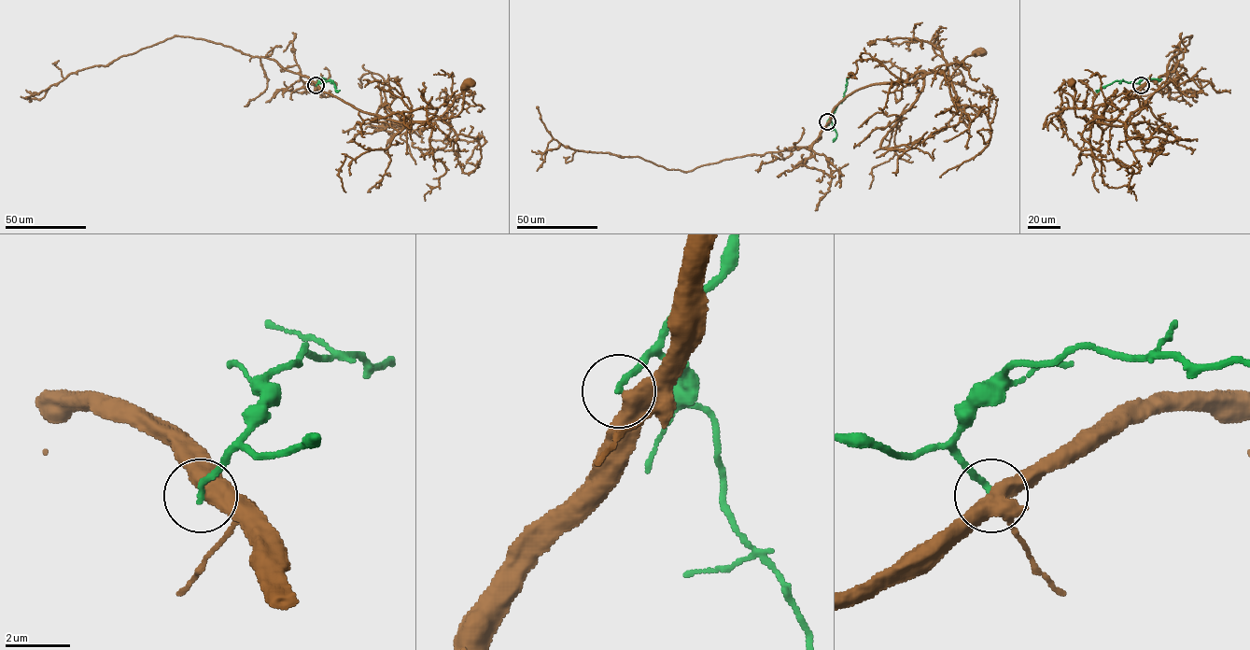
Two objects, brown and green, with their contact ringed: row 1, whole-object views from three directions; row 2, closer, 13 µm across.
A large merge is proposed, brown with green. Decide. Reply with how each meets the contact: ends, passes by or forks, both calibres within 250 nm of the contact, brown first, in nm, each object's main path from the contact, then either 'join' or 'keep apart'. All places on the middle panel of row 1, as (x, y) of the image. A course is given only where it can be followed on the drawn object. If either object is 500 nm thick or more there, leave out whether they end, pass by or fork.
brown passes by | green ends | 440/190 nm | brown via (827, 120), (833, 109), (855, 91), (875, 84), (906, 80), (919, 72), (958, 63), (980, 51) | green via (827, 120), (843, 97), (847, 79), (850, 76) | join

